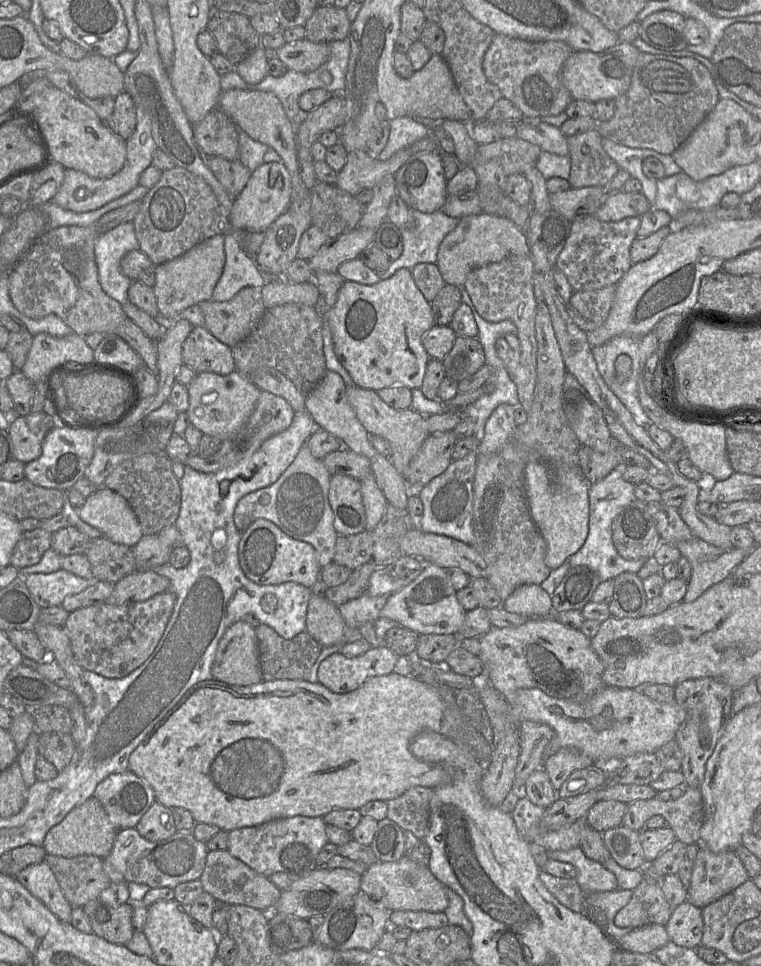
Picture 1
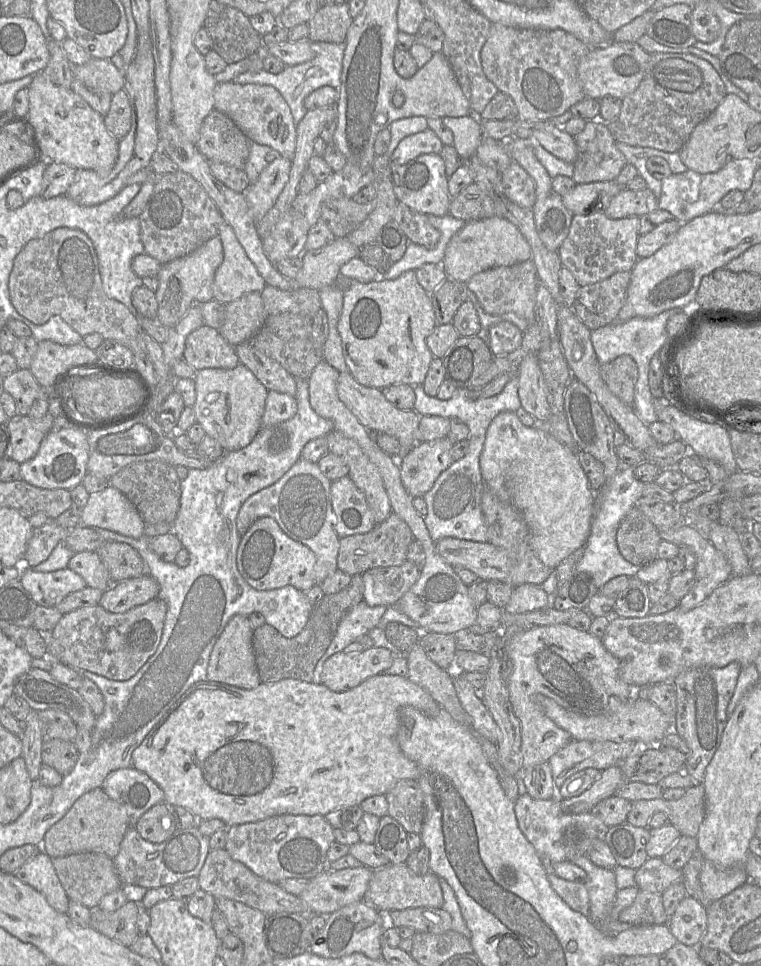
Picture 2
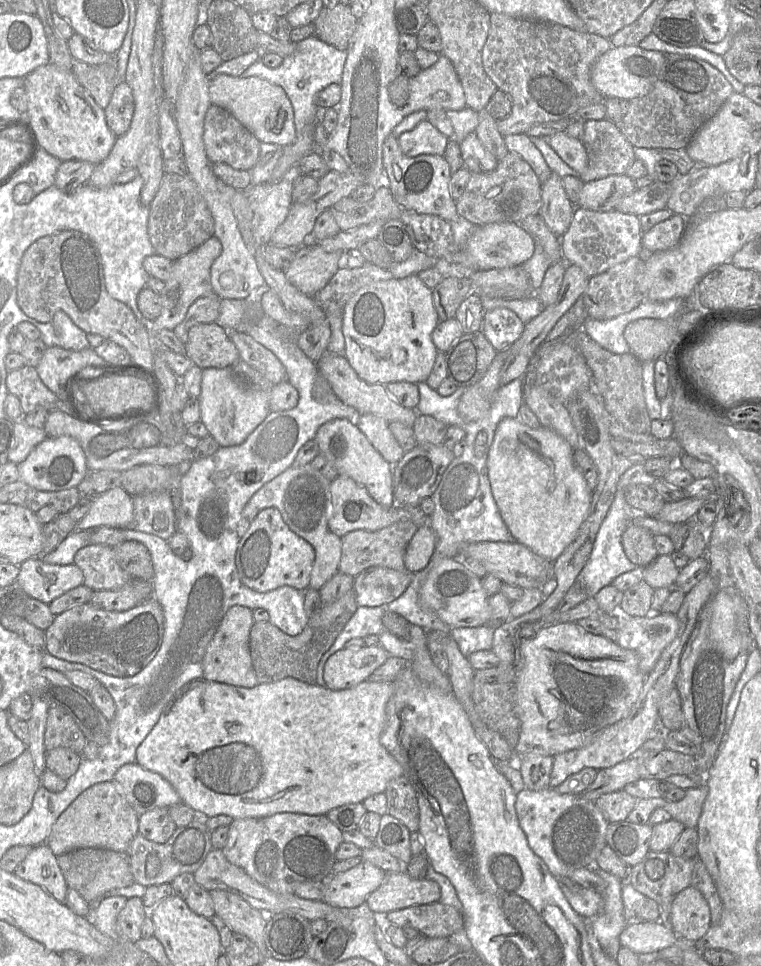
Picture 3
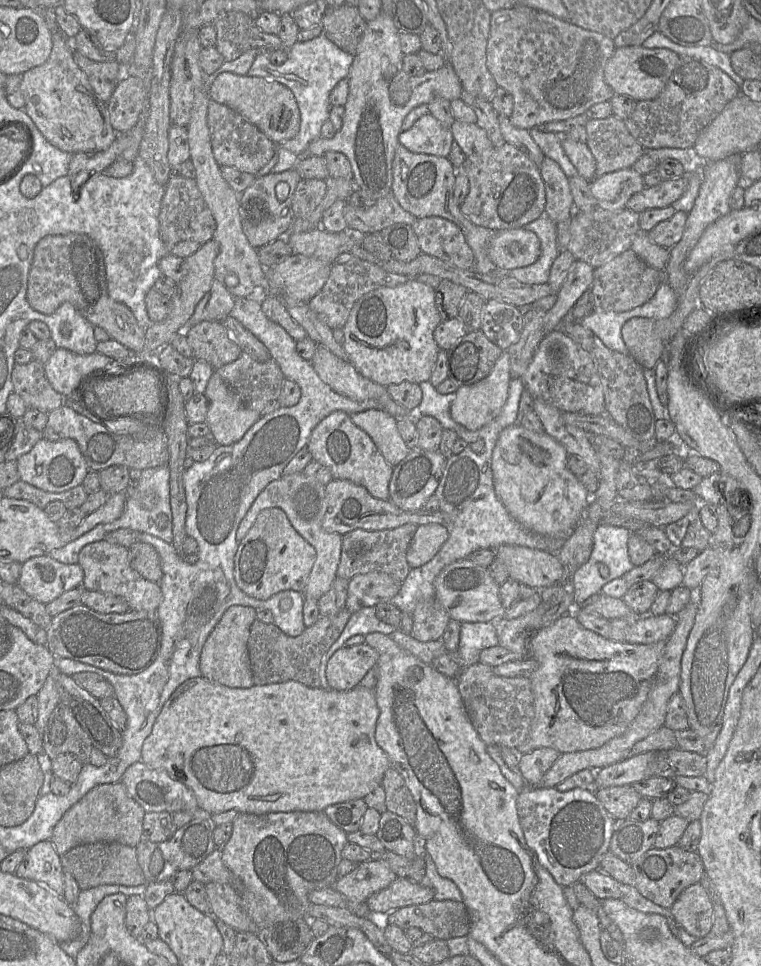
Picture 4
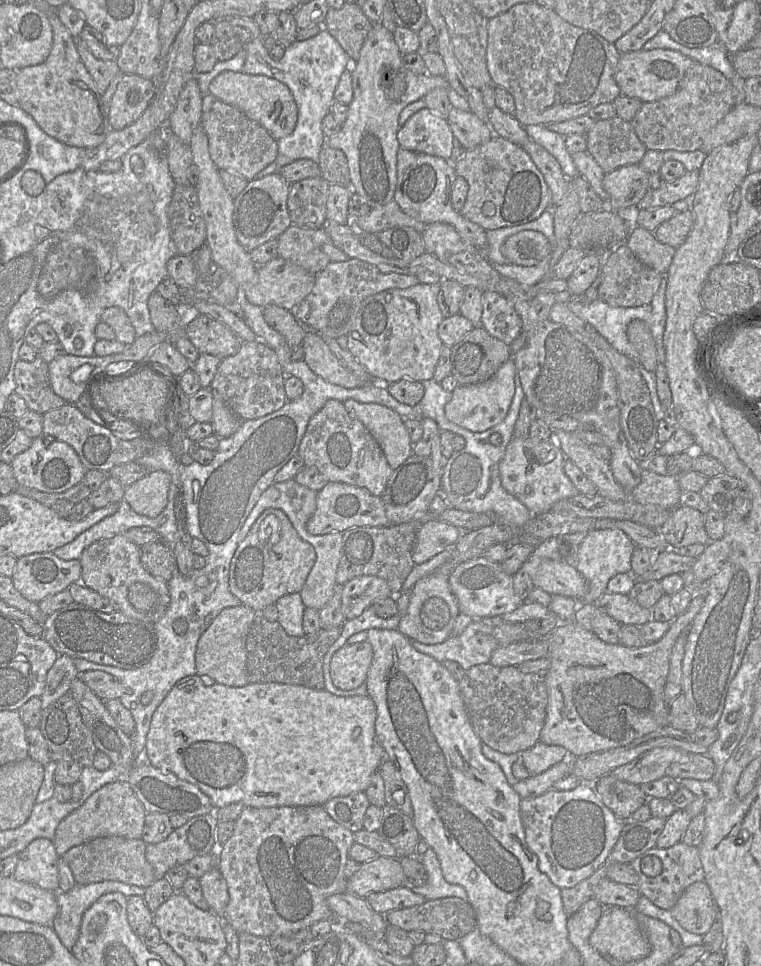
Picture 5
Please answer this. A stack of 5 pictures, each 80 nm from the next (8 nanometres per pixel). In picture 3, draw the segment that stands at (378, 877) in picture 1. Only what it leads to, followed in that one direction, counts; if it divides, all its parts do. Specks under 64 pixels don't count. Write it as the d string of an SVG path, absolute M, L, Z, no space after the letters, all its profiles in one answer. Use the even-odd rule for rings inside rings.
M406 871L386 872L382 884L365 901L374 913L389 913L413 905L439 902L441 889L429 879L413 879Z

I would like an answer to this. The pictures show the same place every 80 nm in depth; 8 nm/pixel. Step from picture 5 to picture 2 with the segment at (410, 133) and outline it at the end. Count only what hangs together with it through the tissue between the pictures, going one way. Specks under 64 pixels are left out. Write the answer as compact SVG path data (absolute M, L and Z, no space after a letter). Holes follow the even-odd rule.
M428 127L424 131L403 138L392 154L391 162L403 165L421 154L439 154L443 147L436 133Z

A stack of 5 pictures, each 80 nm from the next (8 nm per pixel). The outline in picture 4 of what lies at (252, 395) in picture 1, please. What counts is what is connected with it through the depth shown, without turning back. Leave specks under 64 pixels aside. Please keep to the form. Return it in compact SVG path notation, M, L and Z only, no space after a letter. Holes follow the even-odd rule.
M214 370L206 386L208 400L206 423L213 441L220 446L239 441L261 415L245 407Z

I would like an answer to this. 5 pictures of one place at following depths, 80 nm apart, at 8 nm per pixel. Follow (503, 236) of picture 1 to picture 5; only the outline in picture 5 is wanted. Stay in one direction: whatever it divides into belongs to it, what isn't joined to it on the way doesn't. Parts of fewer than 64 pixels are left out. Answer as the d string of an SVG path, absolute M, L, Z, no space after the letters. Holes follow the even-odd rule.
M520 231L501 246L508 264L535 266L552 252L548 239L538 231Z

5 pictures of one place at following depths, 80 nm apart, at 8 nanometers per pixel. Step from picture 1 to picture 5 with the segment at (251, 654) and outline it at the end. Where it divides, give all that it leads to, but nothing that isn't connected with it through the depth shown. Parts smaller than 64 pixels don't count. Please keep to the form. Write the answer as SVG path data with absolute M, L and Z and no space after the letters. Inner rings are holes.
M243 604L223 609L198 640L195 653L196 674L231 687L248 684L246 638L256 615L255 611Z

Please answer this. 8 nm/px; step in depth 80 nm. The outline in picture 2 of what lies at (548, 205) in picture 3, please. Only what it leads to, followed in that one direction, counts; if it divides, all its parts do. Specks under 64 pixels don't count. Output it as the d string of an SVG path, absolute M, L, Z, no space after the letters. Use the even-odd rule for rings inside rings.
M551 192L543 200L537 200L532 212L536 230L542 243L548 250L557 252L569 233L573 218L572 213L564 206L562 197L554 192Z

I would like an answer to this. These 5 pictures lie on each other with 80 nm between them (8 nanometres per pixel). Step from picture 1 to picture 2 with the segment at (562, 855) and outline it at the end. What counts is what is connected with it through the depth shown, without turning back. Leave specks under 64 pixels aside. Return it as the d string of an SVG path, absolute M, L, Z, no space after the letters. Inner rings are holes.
M580 856L573 861L575 865L582 868L587 873L587 880L583 883L589 894L590 900L590 919L598 925L607 921L612 905L614 903L618 888L616 886L616 877L613 870L605 869L595 865L587 856Z

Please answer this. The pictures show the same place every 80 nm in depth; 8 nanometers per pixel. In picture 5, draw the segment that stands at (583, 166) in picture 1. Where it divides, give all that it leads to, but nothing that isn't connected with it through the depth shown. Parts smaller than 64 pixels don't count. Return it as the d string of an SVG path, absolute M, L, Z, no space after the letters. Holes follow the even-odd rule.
M619 116L596 120L586 140L587 151L605 175L622 166L639 164L648 150L631 123Z

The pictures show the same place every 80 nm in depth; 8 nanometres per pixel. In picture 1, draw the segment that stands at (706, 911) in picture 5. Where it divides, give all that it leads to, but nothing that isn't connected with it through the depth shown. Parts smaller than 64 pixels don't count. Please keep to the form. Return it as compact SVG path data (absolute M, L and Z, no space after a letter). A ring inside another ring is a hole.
M685 901L672 910L666 924L670 941L686 948L696 948L701 945L704 922L701 909Z

